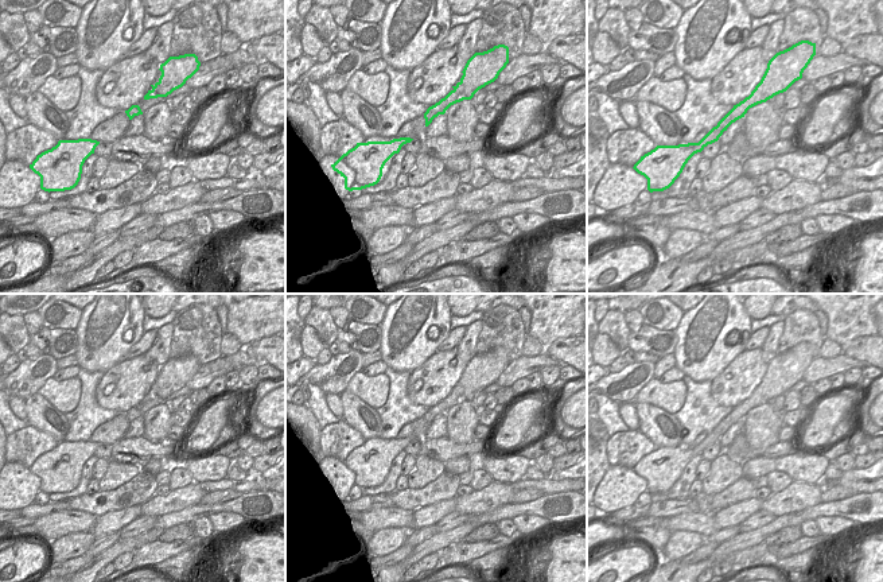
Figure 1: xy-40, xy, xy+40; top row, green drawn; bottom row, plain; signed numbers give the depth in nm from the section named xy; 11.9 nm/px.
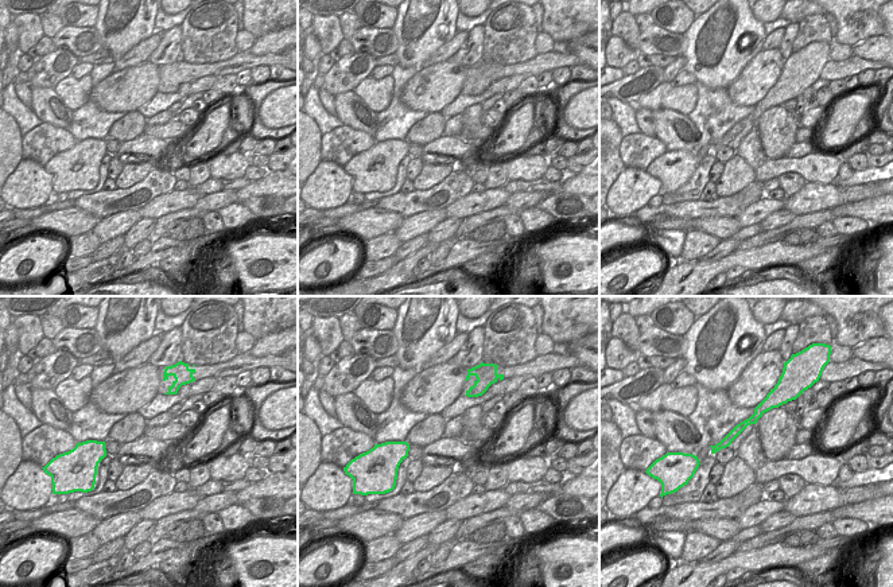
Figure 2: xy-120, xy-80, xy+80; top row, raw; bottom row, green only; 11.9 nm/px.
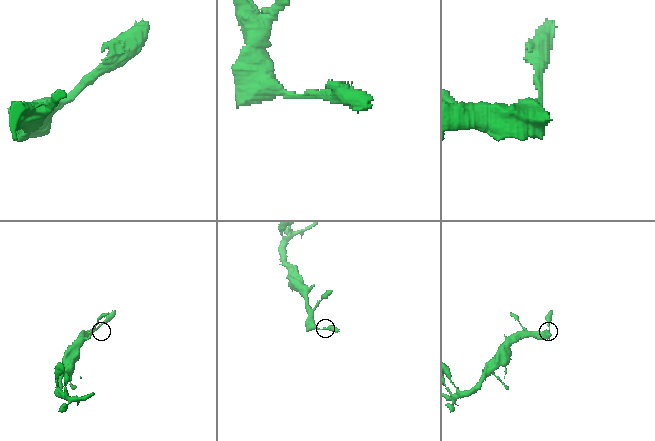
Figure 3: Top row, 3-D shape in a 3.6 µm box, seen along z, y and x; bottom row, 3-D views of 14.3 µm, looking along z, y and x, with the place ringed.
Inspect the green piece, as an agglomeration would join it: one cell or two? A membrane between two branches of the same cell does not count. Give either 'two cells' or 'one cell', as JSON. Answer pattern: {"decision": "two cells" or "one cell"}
{"decision": "one cell"}

